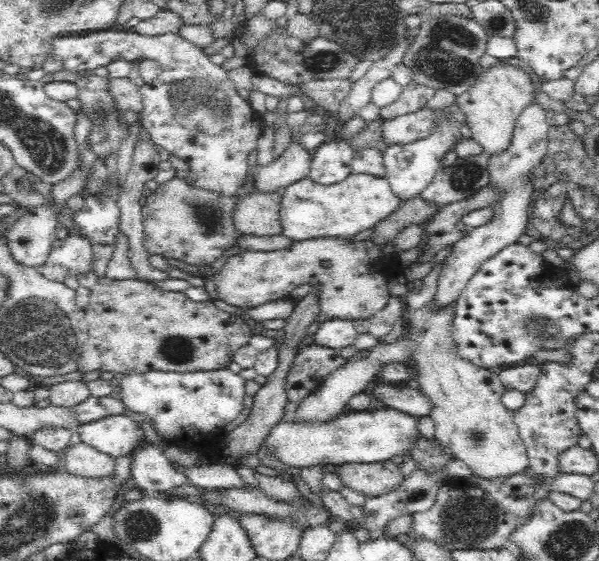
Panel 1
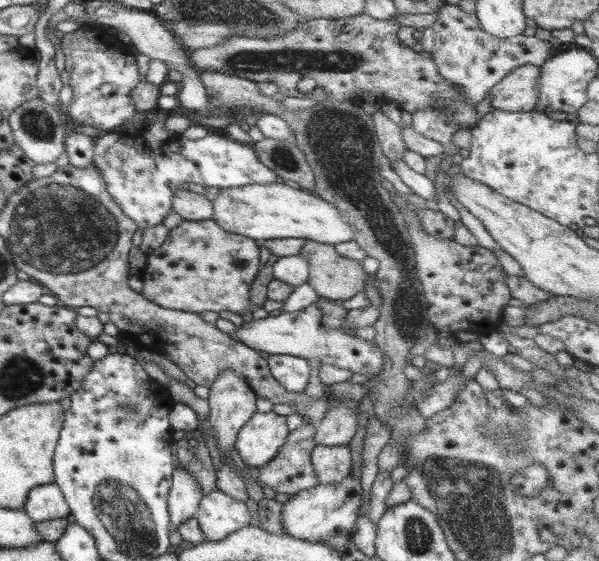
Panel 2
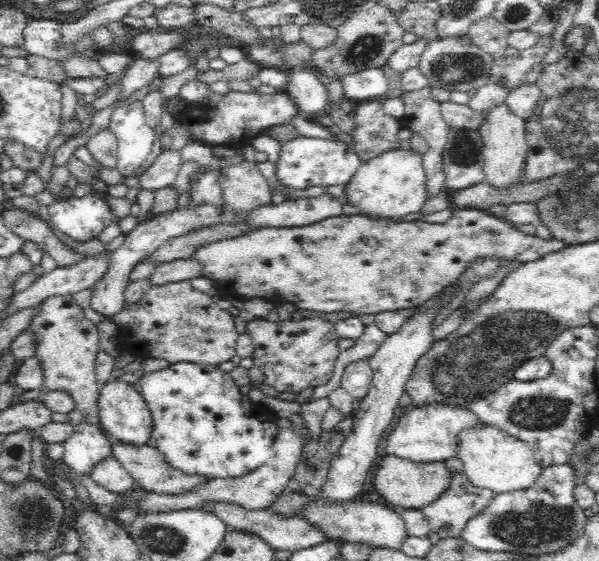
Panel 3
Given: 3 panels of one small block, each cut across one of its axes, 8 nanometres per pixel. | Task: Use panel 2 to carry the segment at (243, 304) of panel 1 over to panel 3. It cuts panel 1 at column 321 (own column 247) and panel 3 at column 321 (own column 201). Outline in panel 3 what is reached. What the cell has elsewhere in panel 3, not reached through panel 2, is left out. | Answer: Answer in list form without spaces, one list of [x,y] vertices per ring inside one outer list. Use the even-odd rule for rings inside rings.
[[[462,208],[462,210],[452,209],[452,217],[449,221],[443,224],[433,224],[421,221],[419,218],[410,218],[402,221],[391,220],[374,220],[367,216],[351,215],[349,217],[330,217],[322,219],[318,222],[310,223],[306,226],[293,226],[293,227],[264,227],[260,230],[252,230],[248,234],[242,234],[236,236],[236,238],[224,238],[220,242],[212,242],[207,244],[201,250],[198,250],[191,258],[196,259],[204,265],[202,270],[202,276],[212,280],[218,280],[218,282],[232,282],[235,284],[237,292],[244,293],[246,296],[260,297],[262,299],[270,300],[286,300],[296,306],[296,308],[306,308],[306,310],[318,310],[318,312],[352,312],[356,315],[359,314],[378,314],[386,311],[395,311],[400,308],[414,308],[421,305],[426,301],[429,301],[434,295],[442,292],[450,285],[456,284],[462,274],[468,270],[470,264],[480,259],[500,259],[500,260],[516,260],[521,263],[532,262],[555,252],[556,250],[562,250],[566,248],[564,242],[556,239],[541,239],[539,237],[533,237],[526,235],[517,229],[511,227],[510,223],[504,221],[502,218],[498,218],[489,212],[478,210],[476,208]]]

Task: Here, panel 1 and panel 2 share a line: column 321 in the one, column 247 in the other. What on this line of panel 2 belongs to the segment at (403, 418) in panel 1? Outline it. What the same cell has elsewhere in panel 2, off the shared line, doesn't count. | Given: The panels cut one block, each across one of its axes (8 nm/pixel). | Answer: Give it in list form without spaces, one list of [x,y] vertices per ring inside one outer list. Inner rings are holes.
[[[256,410],[237,432],[234,449],[243,463],[254,472],[275,457],[289,433],[284,416],[272,410]]]

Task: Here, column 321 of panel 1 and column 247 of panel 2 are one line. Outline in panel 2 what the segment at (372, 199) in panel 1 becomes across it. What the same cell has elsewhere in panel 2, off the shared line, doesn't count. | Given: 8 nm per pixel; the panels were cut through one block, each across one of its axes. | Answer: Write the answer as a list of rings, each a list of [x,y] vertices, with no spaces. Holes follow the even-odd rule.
[[[282,182],[220,189],[211,197],[212,216],[221,230],[251,240],[305,238],[323,245],[337,245],[353,238],[353,229],[331,203]]]

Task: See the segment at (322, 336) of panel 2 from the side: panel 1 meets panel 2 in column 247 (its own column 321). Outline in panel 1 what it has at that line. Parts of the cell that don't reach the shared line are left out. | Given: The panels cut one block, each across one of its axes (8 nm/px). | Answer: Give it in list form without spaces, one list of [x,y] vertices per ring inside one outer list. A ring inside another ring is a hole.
[[[333,318],[318,325],[318,330],[313,332],[313,344],[322,348],[337,351],[352,346],[359,335],[350,319]]]

